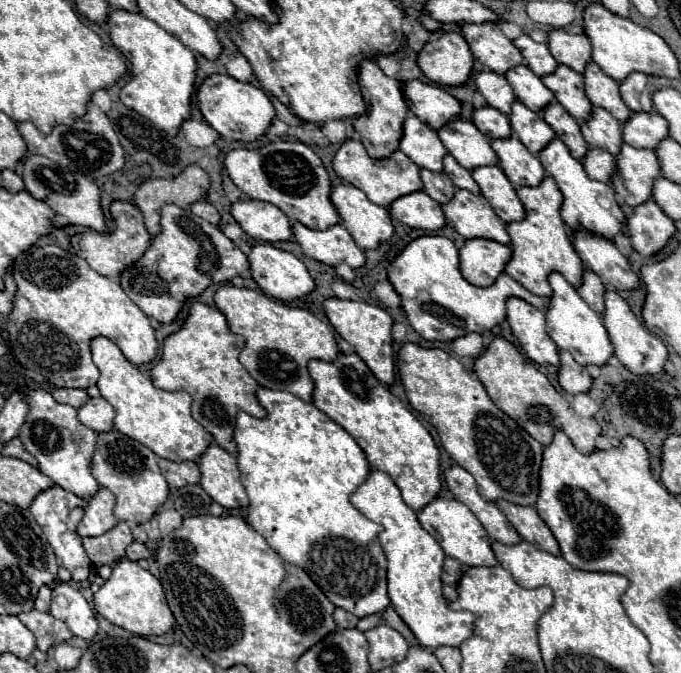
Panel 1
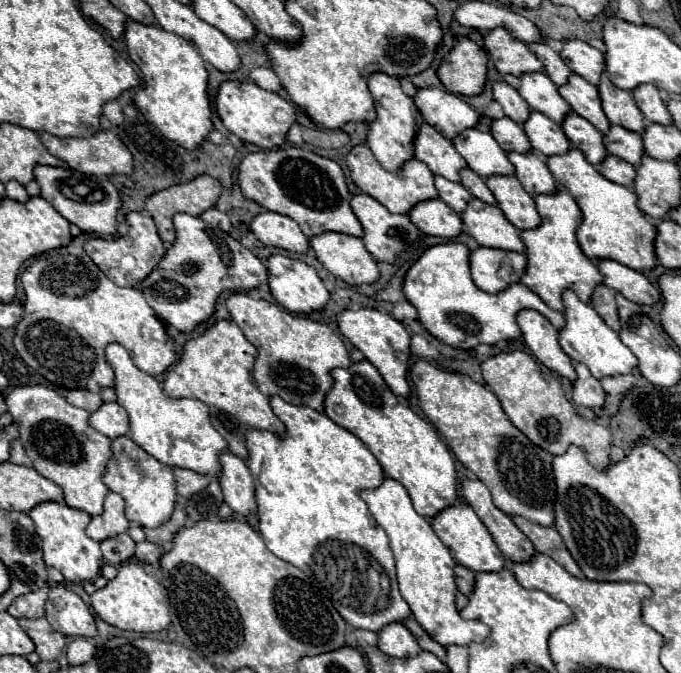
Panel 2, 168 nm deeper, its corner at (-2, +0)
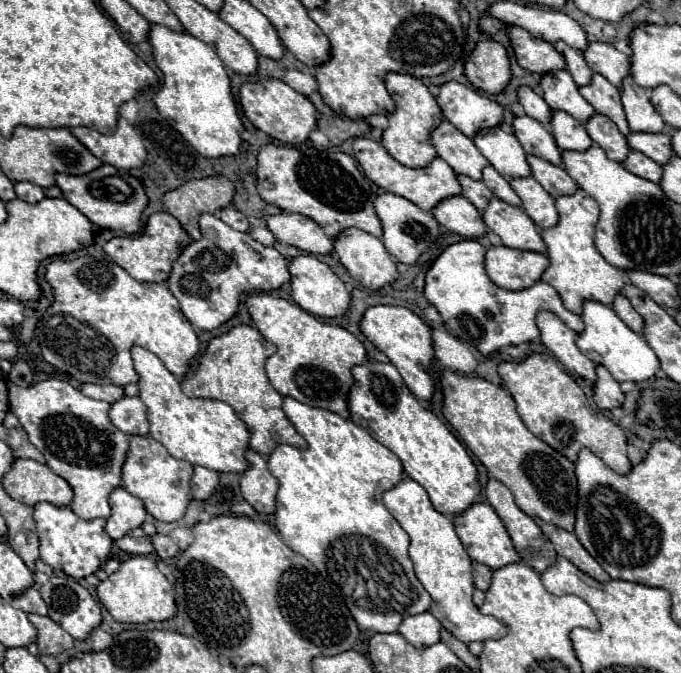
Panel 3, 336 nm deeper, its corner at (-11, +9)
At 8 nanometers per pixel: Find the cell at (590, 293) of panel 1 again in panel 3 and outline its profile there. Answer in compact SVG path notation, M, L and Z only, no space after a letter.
M618 295L614 299L614 305L612 309L616 311L616 315L636 333L642 333L642 327L644 327L644 319L634 311L634 307L630 305L630 301L624 297L624 295Z

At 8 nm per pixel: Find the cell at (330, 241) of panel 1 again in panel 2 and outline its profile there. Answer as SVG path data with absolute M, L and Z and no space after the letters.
M323 232L309 238L309 244L315 250L317 260L347 284L373 284L379 278L377 262L365 250L361 238L341 232Z

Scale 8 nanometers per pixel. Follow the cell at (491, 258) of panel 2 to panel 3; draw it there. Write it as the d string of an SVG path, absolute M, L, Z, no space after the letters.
M490 247L486 251L486 273L502 289L522 291L540 281L550 265L546 255L510 247Z

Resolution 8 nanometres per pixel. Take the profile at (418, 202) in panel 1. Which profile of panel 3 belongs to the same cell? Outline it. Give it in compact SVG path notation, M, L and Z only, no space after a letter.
M462 195L444 199L432 211L432 215L448 231L462 235L462 237L468 237L468 239L478 239L478 237L484 237L488 233L486 223L482 219L482 213Z

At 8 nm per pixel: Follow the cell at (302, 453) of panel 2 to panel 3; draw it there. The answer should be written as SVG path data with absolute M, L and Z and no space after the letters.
M284 397L284 413L290 417L298 433L306 439L306 449L278 445L268 457L268 469L280 481L276 495L276 529L284 543L304 555L312 565L326 565L332 581L342 589L344 603L362 629L374 633L394 633L408 615L418 615L430 609L432 597L418 581L408 557L410 537L382 503L382 493L404 479L400 459L366 429L342 419L326 409L308 407L292 397Z

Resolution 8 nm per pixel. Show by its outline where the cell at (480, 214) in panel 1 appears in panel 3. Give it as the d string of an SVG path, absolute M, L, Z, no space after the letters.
M494 197L488 209L482 213L484 223L490 231L502 237L502 243L510 249L546 253L546 245L536 223L526 215L522 207L514 207Z

